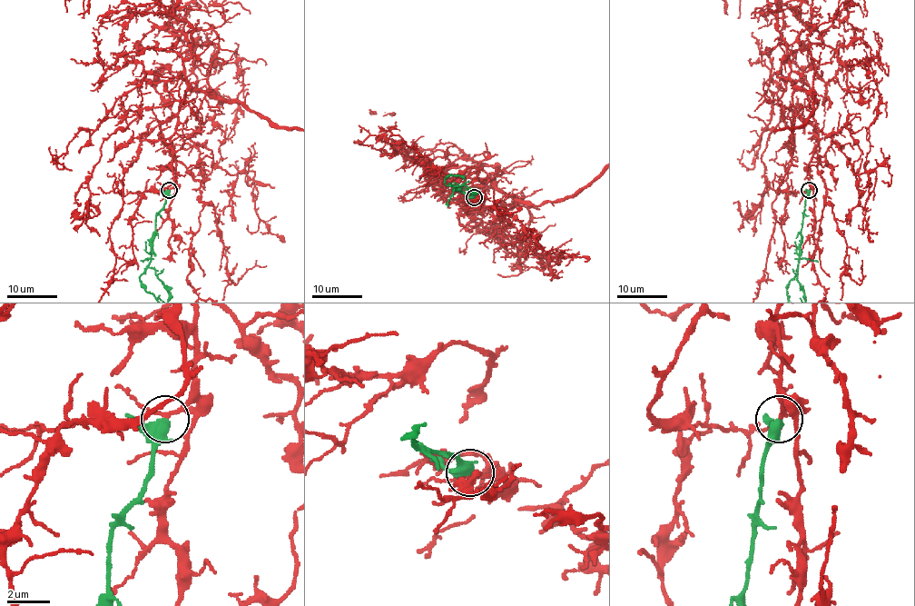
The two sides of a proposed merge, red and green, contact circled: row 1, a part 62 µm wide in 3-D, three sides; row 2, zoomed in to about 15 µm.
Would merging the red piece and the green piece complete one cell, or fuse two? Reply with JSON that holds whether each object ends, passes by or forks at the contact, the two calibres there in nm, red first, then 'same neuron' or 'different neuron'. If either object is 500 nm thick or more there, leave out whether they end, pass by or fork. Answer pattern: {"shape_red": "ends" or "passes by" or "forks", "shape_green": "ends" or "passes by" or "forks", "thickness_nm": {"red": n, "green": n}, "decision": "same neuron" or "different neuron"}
{"shape_red": "passes by", "shape_green": "passes by", "thickness_nm": {"red": 170, "green": 360}, "decision": "same neuron"}

